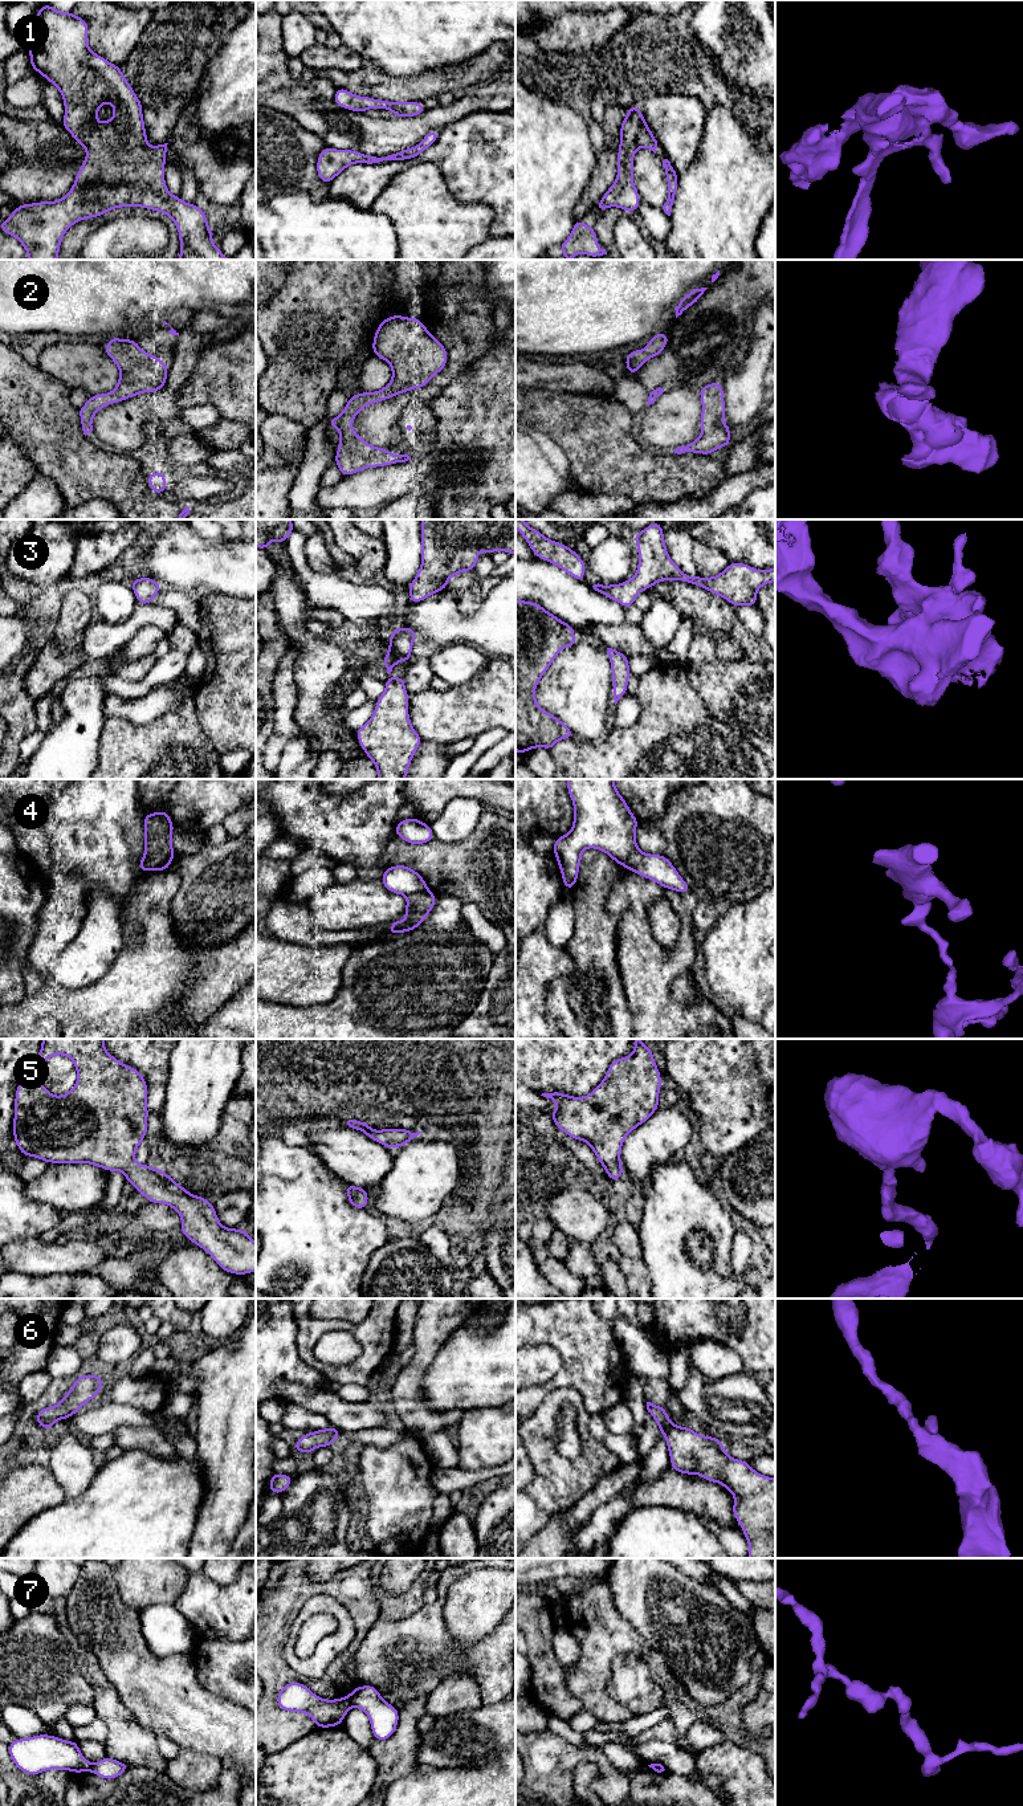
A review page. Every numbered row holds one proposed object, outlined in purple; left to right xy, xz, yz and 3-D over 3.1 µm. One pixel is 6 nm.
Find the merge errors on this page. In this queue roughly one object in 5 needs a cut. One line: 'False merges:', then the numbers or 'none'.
False merges: 4, 7

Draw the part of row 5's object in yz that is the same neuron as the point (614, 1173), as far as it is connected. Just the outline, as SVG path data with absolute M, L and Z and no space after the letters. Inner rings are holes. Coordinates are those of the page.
M640 1039L633 1044L635 1051L614 1060L603 1081L588 1096L574 1097L555 1090L541 1094L557 1104L557 1110L549 1113L557 1128L574 1140L586 1141L612 1182L624 1174L620 1154L625 1136L659 1109L661 1075L653 1052Z

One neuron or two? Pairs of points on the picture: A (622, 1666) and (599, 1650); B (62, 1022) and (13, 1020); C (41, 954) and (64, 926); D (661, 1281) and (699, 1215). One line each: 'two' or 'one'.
A: two
B: one
C: one
D: one

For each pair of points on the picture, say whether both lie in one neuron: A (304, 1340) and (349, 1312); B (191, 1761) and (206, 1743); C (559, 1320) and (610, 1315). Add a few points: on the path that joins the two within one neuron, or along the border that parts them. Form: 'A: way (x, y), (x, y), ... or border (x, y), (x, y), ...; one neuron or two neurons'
A: border (310, 1312), (316, 1319), (331, 1320), (334, 1323); two neurons
B: border (180, 1748), (191, 1748), (212, 1754), (221, 1764); two neurons
C: border (596, 1312), (610, 1327), (618, 1342); two neurons

